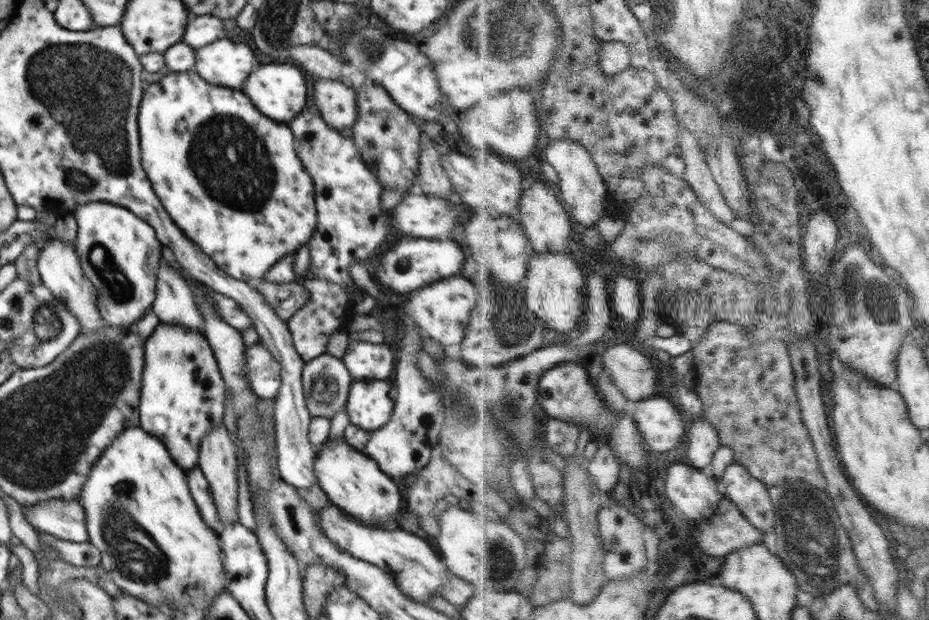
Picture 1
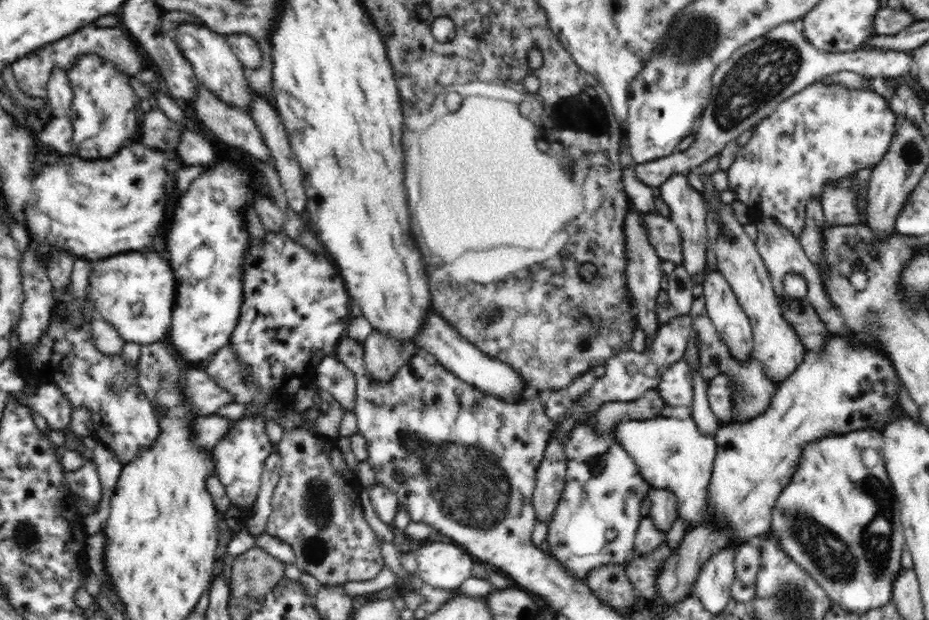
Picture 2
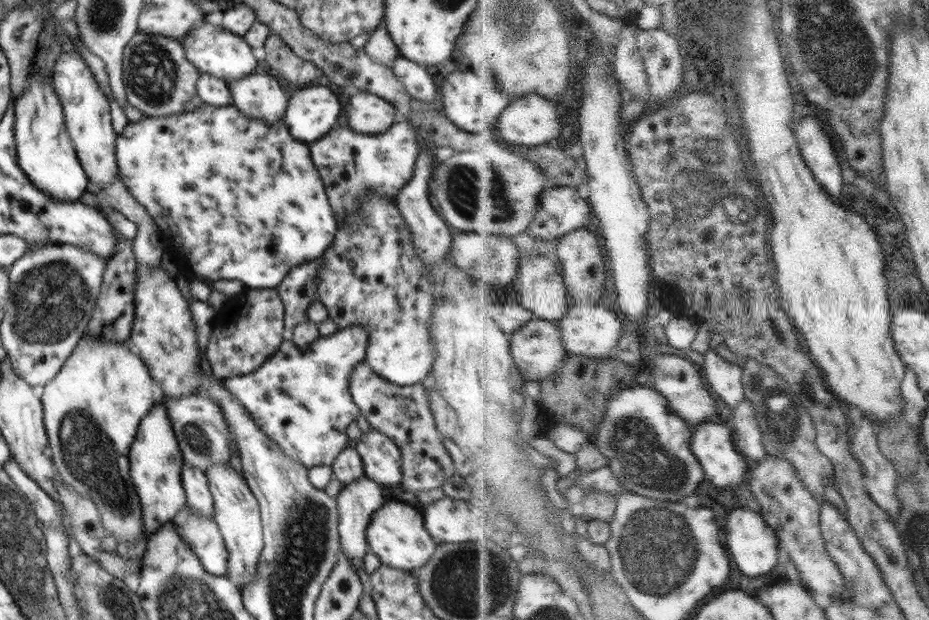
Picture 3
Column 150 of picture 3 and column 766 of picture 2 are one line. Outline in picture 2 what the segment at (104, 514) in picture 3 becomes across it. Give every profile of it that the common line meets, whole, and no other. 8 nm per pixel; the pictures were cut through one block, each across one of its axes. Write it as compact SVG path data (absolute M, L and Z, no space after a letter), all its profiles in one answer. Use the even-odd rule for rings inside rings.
M753 355L746 362L737 362L738 373L730 376L734 381L734 412L732 420L720 420L721 426L728 423L745 423L762 414L770 404L780 382L770 380Z

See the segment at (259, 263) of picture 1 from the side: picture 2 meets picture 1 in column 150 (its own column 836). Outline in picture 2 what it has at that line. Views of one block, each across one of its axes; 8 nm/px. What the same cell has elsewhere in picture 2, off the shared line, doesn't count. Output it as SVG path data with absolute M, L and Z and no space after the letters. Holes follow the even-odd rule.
M814 82L814 84L810 84L804 90L793 94L790 98L778 104L776 110L755 127L750 140L744 146L739 147L734 162L727 170L729 189L735 192L735 200L740 200L740 202L746 204L755 216L773 218L775 222L787 228L787 230L798 238L802 234L805 225L806 204L810 200L820 200L822 198L822 192L824 192L824 186L828 182L840 182L842 178L854 176L862 168L874 168L884 158L884 154L888 152L888 146L890 146L890 142L894 138L894 132L896 132L896 127L894 127L896 126L896 122L897 114L892 111L892 108L886 103L884 97L876 93L875 90L848 88L840 83L824 85L821 82Z

